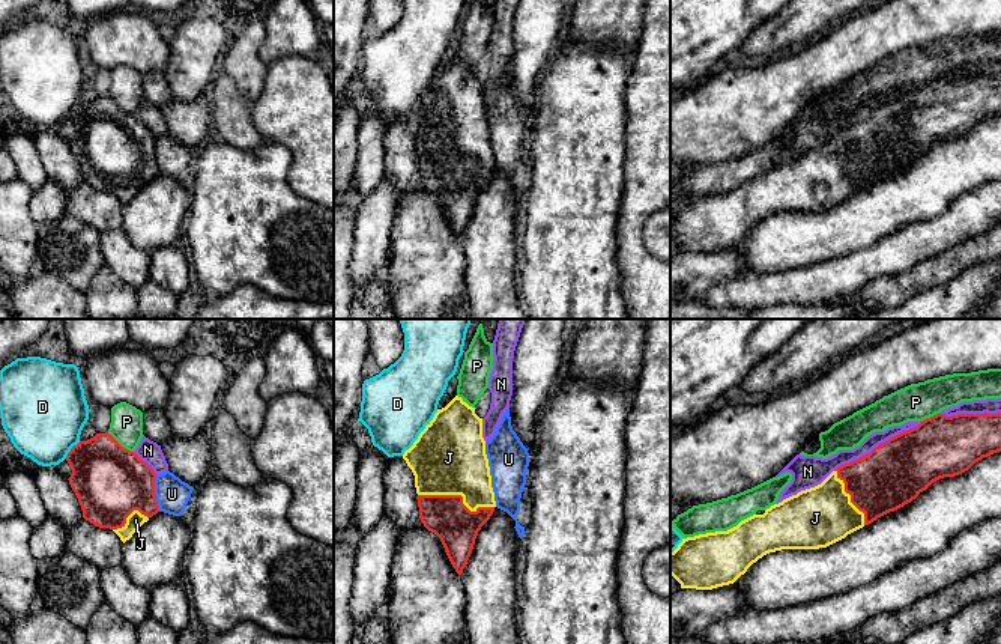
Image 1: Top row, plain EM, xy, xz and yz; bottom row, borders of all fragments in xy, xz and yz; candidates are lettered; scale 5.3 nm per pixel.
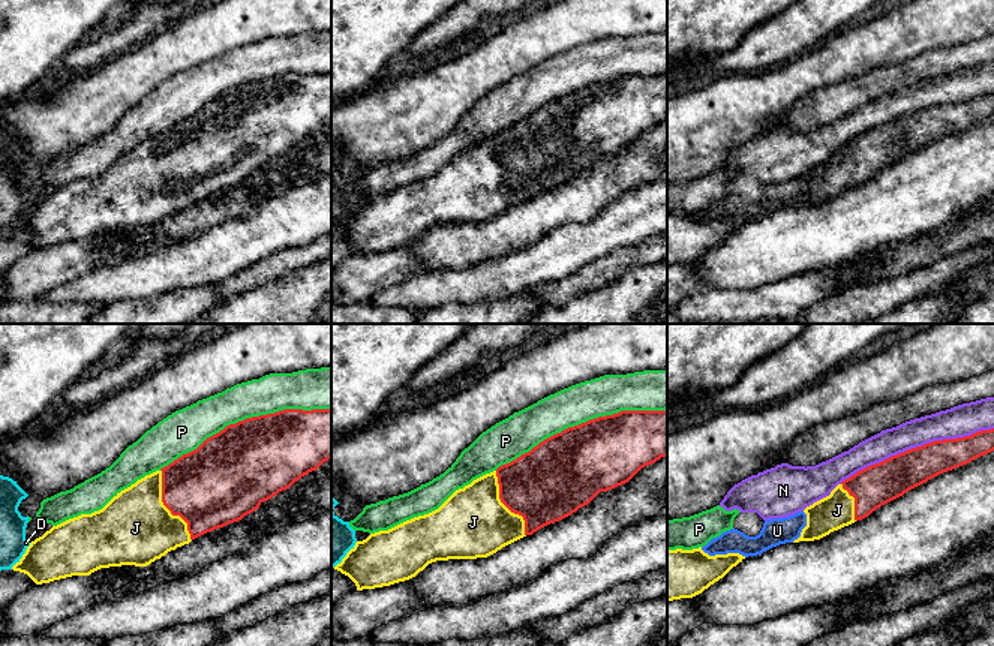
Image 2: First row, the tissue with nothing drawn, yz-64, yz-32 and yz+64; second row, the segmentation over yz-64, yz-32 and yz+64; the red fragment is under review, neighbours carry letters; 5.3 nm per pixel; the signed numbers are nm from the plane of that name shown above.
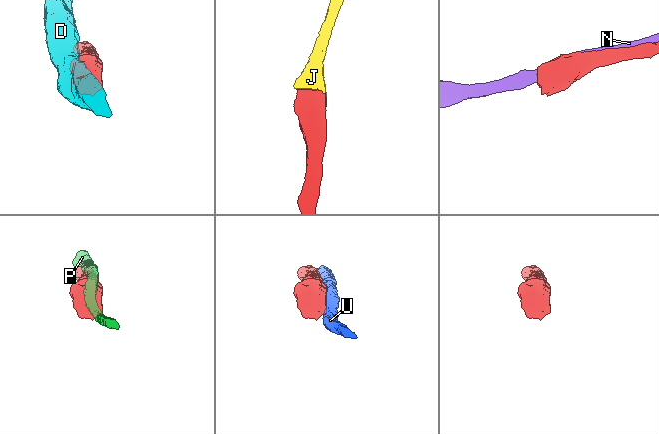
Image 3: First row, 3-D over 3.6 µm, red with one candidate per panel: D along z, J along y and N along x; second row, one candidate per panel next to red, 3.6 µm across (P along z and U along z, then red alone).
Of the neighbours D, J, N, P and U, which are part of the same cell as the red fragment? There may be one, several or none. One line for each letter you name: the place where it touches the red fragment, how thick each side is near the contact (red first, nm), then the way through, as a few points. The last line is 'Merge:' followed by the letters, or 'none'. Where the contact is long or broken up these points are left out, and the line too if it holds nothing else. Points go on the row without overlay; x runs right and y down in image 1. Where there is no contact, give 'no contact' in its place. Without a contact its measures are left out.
J: xz (459, 158) | 220/400 nm
Merge: J

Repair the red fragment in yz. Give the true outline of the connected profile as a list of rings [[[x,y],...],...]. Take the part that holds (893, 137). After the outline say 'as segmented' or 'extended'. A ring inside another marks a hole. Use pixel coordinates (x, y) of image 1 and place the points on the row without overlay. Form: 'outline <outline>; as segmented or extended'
outline [[[1001,75],[957,77],[951,80],[936,77],[920,84],[917,90],[879,107],[869,117],[839,129],[821,147],[771,169],[764,178],[753,178],[727,194],[682,202],[678,211],[670,215],[670,238],[681,247],[681,251],[712,253],[733,247],[764,218],[782,212],[827,211],[878,181],[911,166],[933,144],[959,138],[968,134],[975,125],[998,114],[1001,114]]]; extended

